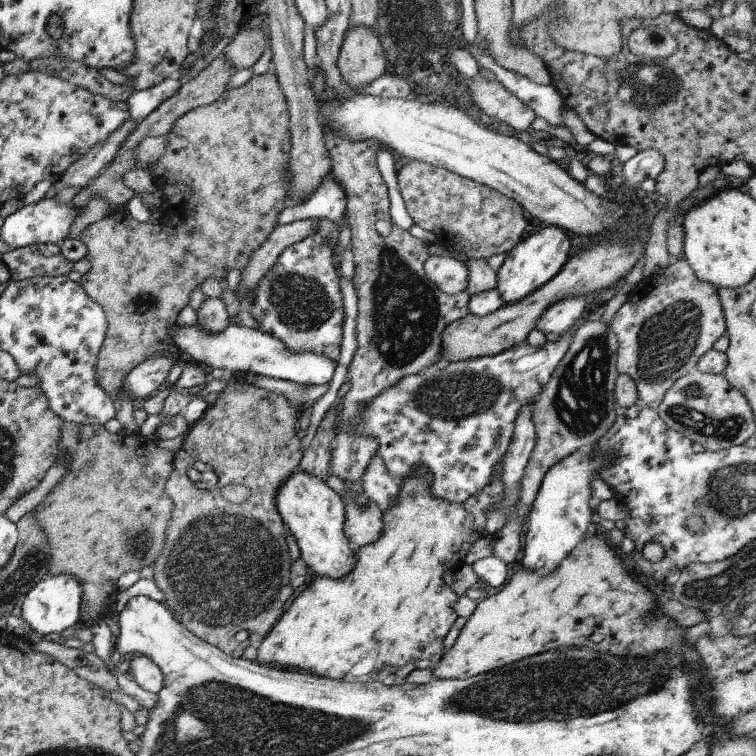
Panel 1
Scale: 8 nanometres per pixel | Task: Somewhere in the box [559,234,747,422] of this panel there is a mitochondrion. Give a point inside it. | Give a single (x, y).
(667, 340)

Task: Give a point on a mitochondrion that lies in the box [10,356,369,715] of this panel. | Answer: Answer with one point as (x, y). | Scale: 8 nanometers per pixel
(225, 565)

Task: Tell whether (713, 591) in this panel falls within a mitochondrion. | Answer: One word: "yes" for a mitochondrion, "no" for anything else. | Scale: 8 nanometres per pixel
yes

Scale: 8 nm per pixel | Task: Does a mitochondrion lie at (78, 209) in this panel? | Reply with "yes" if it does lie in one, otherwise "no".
no

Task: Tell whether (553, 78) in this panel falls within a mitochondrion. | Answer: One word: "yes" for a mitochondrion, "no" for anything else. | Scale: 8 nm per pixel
no

